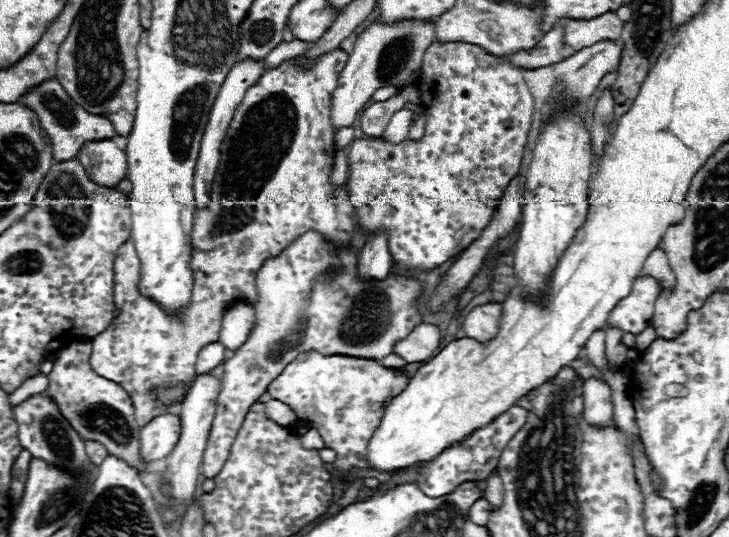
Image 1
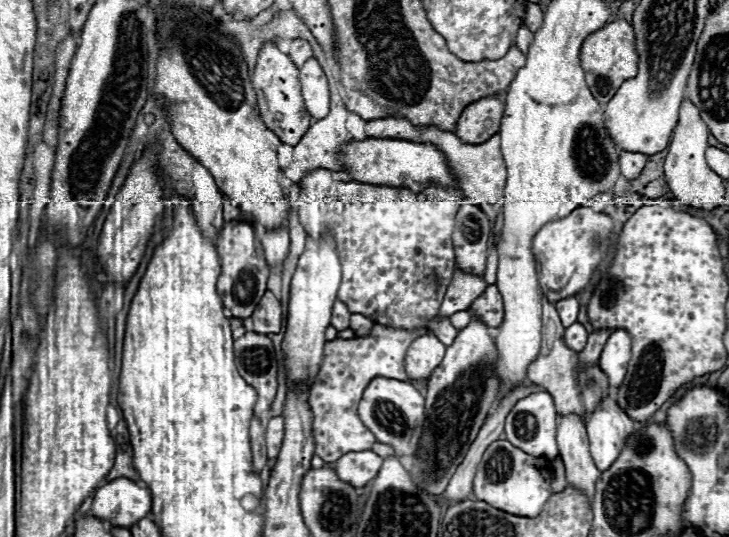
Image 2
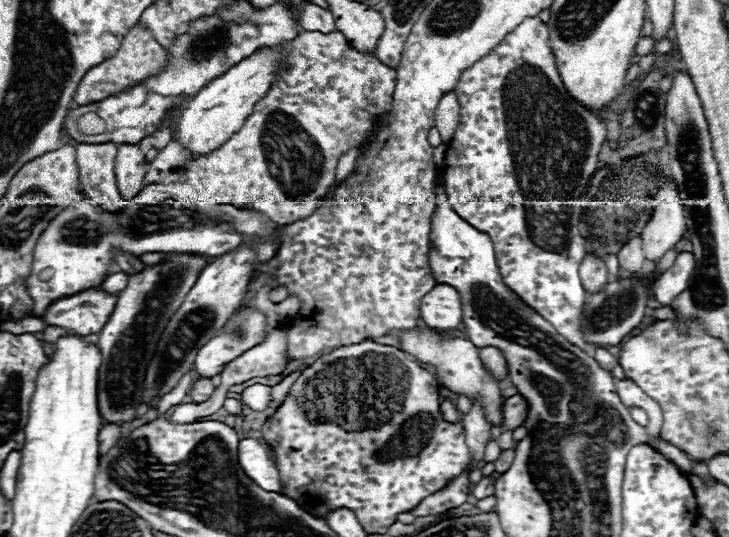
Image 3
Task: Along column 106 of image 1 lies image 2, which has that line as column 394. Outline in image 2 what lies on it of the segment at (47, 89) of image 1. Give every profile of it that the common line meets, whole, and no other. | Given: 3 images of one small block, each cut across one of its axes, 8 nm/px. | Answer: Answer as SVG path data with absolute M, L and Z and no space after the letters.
M404 118L372 120L366 124L366 134L368 134L368 138L412 140L412 142L428 142L428 144L438 146L444 152L444 156L448 158L448 164L450 164L466 200L480 206L486 212L486 216L490 218L490 222L496 222L500 208L502 208L504 184L506 184L506 166L504 166L504 158L500 152L500 136L498 134L494 134L490 140L486 140L482 144L466 144L452 132L442 132L436 128L416 128Z

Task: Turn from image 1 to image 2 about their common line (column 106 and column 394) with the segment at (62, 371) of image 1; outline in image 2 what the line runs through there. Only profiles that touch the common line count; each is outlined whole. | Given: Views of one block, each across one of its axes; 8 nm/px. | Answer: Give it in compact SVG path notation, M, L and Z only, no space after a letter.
M374 378L364 390L358 416L374 432L378 442L392 446L400 458L418 454L418 438L422 436L424 422L424 396L412 384L402 380Z

